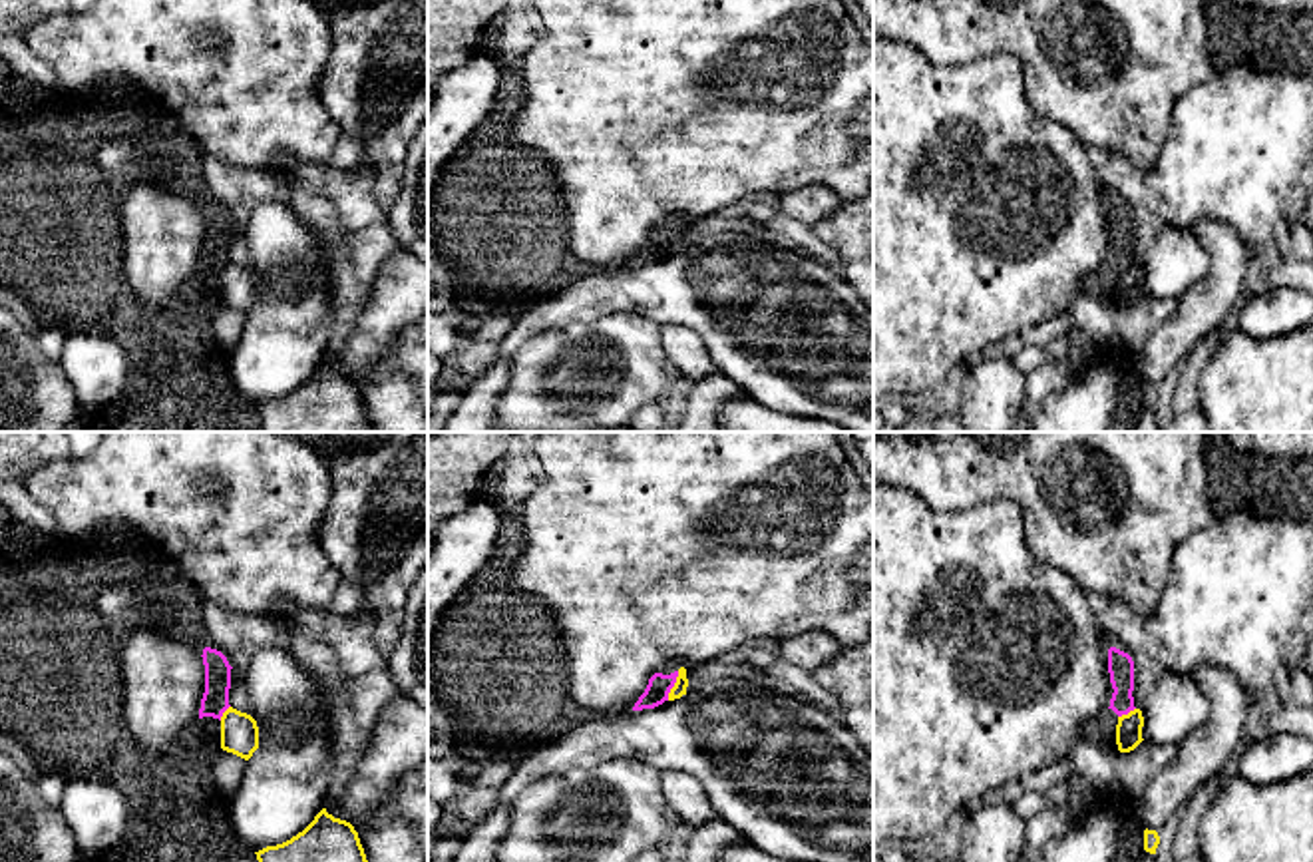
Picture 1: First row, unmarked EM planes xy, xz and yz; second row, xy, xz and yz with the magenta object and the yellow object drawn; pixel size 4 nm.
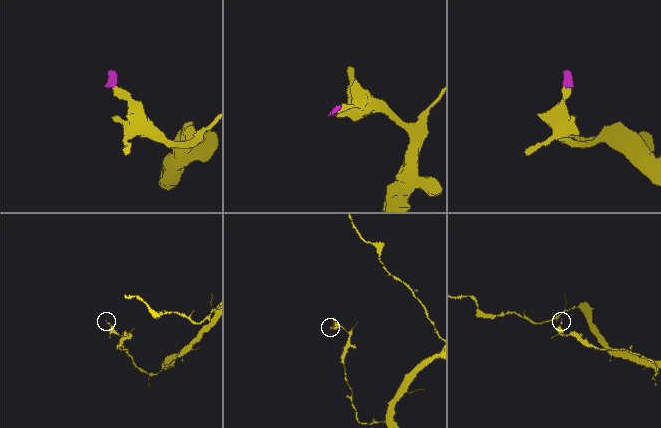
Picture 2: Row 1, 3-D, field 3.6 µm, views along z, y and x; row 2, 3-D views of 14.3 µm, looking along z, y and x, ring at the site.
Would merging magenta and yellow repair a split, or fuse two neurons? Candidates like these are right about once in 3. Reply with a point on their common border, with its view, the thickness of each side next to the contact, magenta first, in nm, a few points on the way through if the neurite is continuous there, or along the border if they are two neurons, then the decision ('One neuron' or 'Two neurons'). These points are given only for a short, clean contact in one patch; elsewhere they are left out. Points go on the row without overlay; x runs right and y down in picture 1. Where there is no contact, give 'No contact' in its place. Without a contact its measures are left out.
Touches magenta at xz (673, 239). Thickness 100 nm (magenta) against 60 nm. Boundary: xz (679, 225), (667, 253). Two neurons

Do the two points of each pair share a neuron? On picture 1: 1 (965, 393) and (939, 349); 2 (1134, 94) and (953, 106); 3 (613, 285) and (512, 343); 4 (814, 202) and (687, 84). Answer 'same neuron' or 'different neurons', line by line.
1: different neurons
2: different neurons
3: same neuron
4: different neurons

